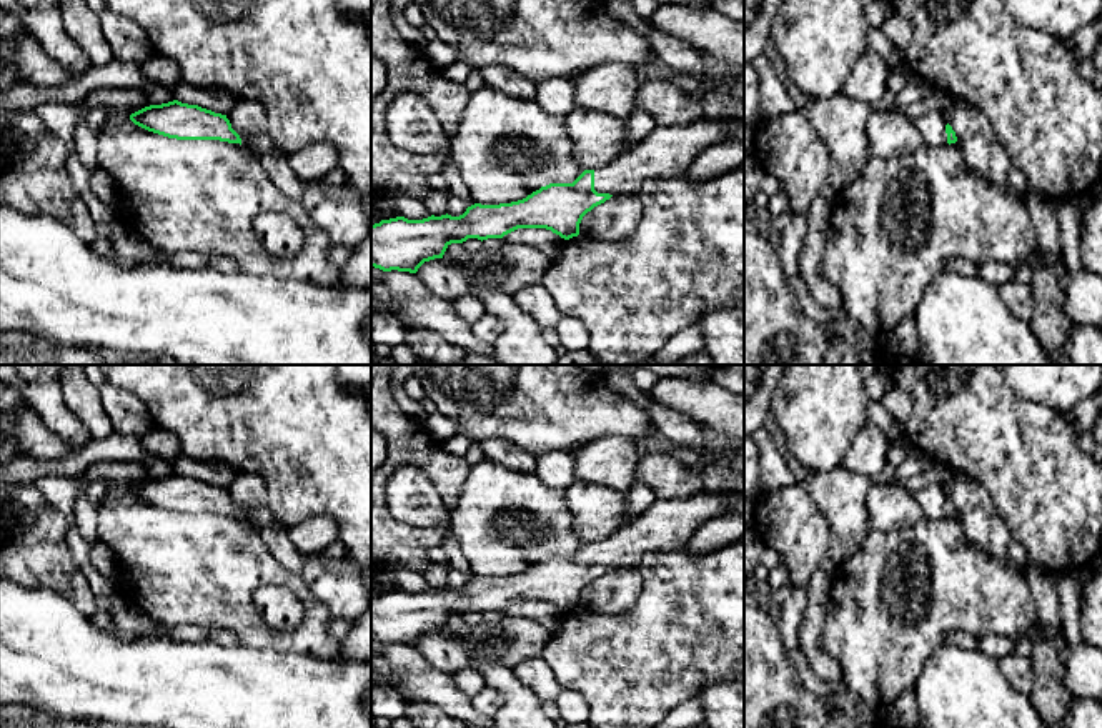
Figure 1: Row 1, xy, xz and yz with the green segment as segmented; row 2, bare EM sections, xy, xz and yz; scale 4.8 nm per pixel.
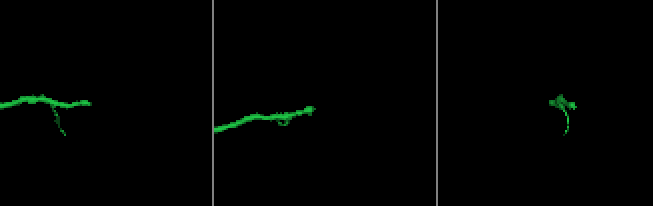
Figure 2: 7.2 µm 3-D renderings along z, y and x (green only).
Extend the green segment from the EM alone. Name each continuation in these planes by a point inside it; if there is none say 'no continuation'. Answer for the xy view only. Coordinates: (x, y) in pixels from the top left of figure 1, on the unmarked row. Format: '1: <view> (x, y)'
1: xy (263, 515)

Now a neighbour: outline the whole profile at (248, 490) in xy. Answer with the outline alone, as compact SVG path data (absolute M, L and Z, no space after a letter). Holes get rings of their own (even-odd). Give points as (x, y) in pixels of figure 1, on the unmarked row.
M238 471L226 491L240 510L261 508L268 501L266 483L258 473Z

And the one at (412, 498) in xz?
M416 466L398 468L386 485L386 503L391 515L418 528L439 526L443 548L451 568L463 571L468 580L474 578L468 560L451 530L451 508L443 501L431 480Z

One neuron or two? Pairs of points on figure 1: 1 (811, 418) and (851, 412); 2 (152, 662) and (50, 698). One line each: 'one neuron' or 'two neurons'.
1: one neuron
2: one neuron

